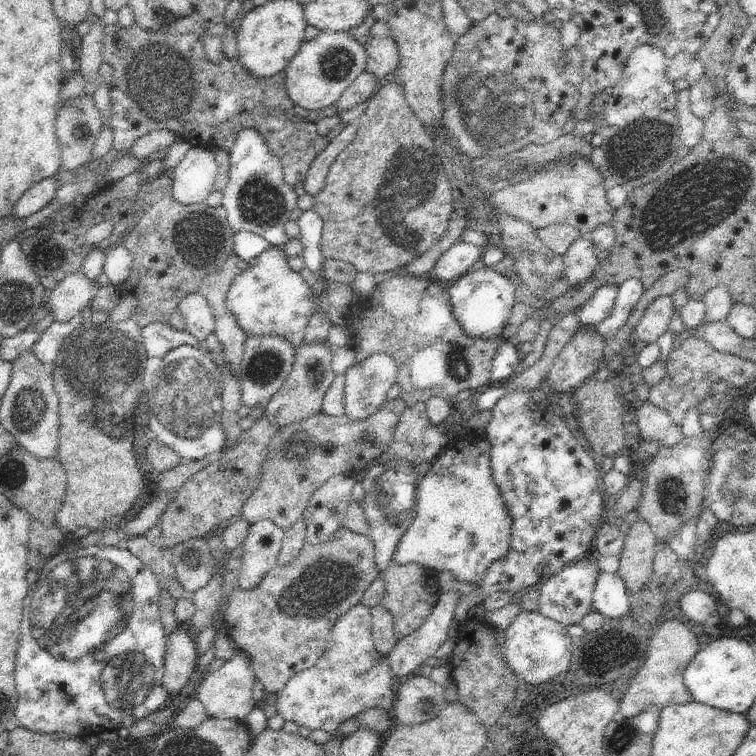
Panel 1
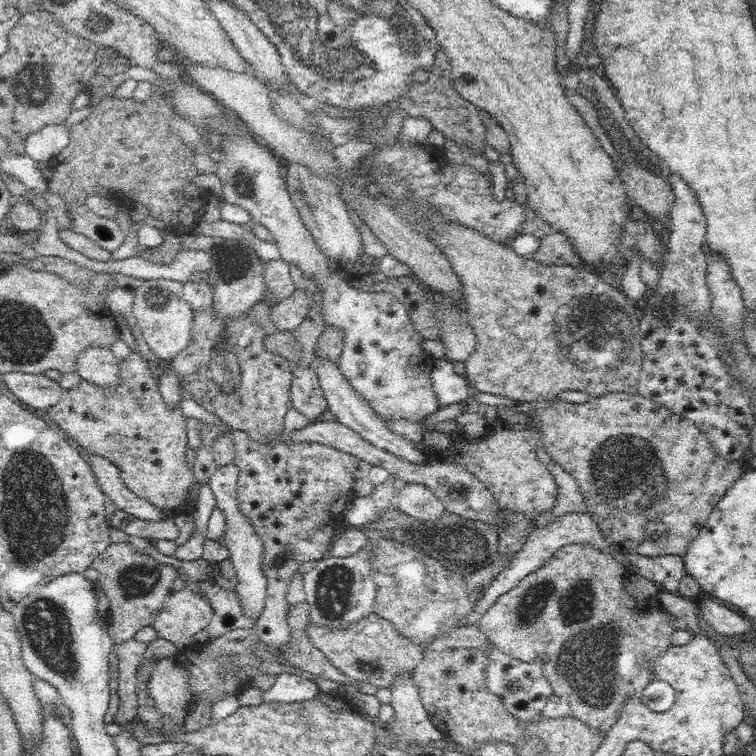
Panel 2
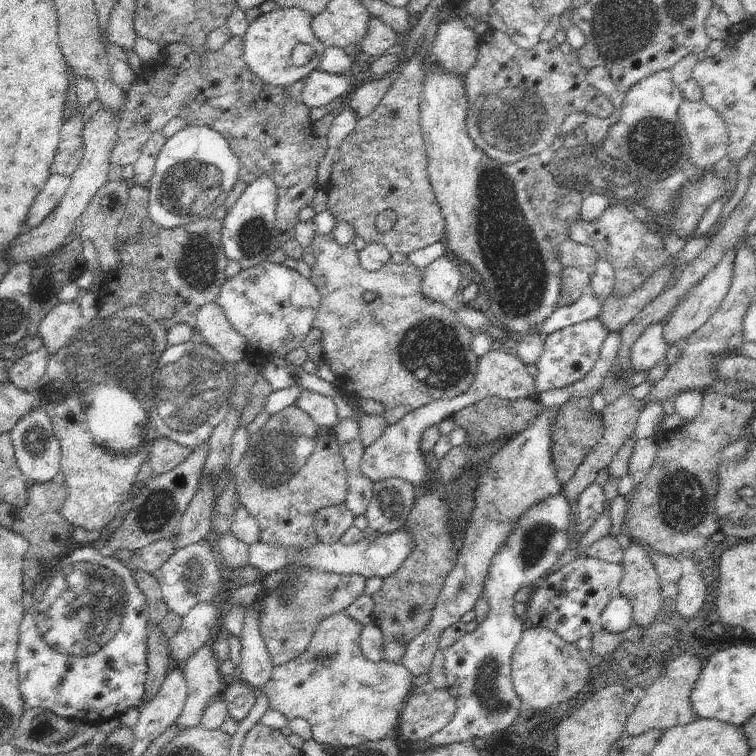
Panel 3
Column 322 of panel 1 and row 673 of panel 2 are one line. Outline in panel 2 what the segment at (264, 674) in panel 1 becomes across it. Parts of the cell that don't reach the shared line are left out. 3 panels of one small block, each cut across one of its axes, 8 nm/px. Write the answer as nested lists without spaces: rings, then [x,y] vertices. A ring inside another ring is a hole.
[[[566,544],[566,546],[559,548],[542,566],[539,566],[538,570],[527,574],[514,588],[500,595],[494,601],[494,604],[483,614],[478,623],[480,630],[489,637],[490,644],[499,648],[503,653],[527,663],[539,663],[546,680],[548,680],[553,688],[553,693],[566,697],[569,700],[572,716],[585,722],[592,730],[596,729],[604,734],[619,720],[623,704],[628,702],[632,695],[642,697],[642,690],[654,680],[653,660],[668,647],[672,646],[670,644],[672,633],[675,630],[679,630],[678,626],[670,624],[667,616],[668,612],[665,612],[661,608],[659,601],[655,597],[638,599],[624,591],[624,581],[628,577],[626,565],[616,560],[615,556],[610,552],[598,550],[591,544]]]

